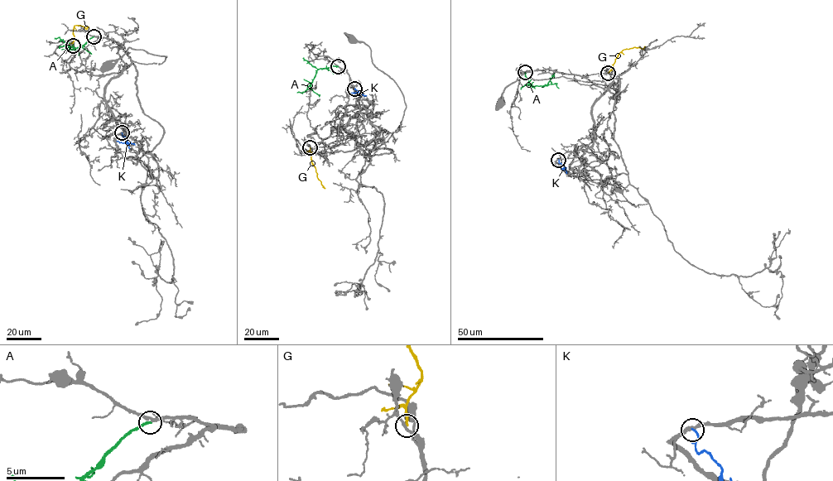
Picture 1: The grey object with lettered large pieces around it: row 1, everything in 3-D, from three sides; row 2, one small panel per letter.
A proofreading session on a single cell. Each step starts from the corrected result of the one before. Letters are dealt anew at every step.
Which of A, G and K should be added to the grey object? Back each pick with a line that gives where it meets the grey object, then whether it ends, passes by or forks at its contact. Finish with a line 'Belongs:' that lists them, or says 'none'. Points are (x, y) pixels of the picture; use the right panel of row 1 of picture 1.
A: (525, 72) | it ends
Belongs: A

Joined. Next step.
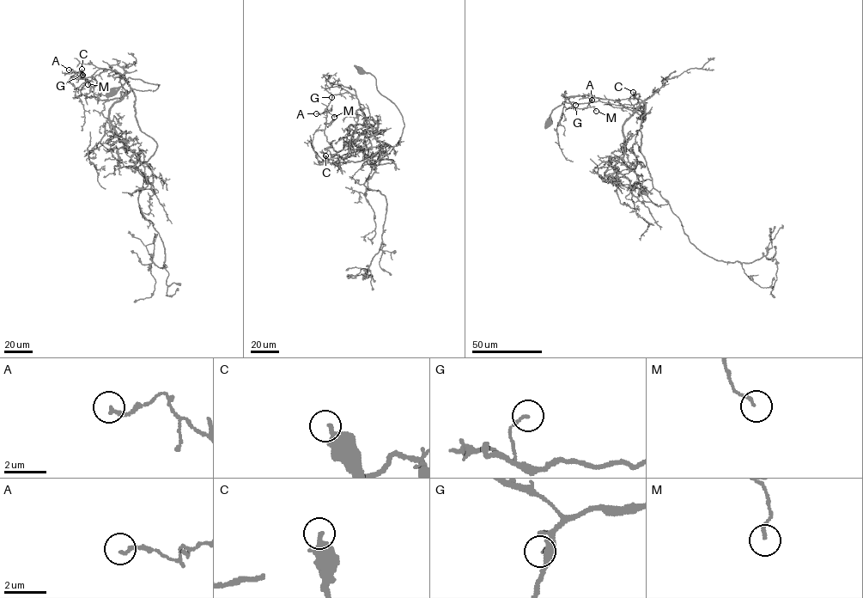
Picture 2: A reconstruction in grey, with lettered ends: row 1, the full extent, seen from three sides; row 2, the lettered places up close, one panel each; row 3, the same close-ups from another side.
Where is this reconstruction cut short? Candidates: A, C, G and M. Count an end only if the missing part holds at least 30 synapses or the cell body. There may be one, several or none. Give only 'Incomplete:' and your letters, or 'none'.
Incomplete: C

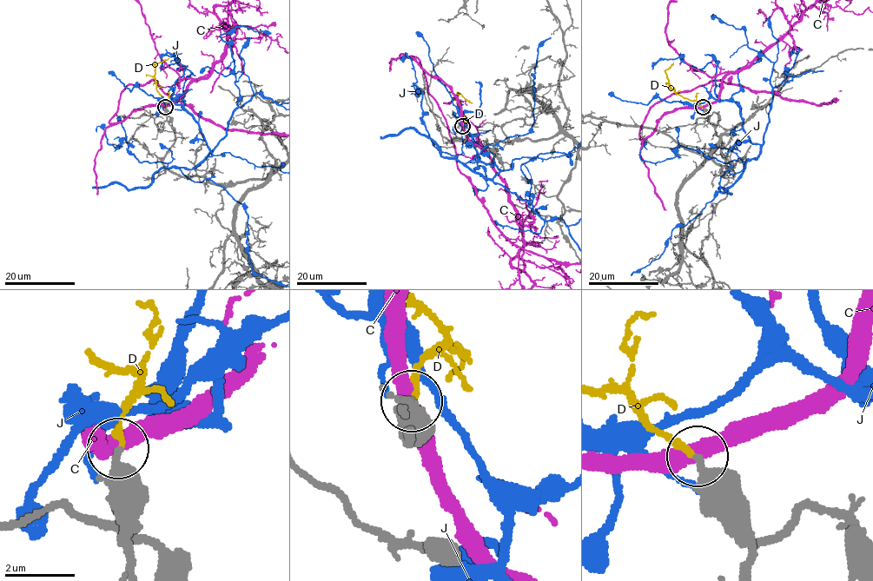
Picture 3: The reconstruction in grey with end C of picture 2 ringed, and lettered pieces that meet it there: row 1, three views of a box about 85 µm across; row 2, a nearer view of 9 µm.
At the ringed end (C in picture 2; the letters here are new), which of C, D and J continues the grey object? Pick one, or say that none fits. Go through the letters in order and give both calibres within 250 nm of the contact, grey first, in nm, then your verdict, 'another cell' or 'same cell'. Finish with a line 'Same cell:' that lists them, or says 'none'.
C: 420/440 nm | another cell
D: 340/200 nm | same cell
J: 480/150 nm | another cell
Same cell: D

